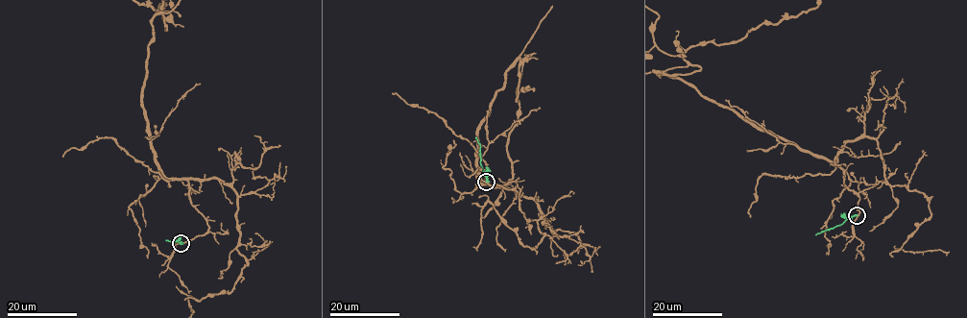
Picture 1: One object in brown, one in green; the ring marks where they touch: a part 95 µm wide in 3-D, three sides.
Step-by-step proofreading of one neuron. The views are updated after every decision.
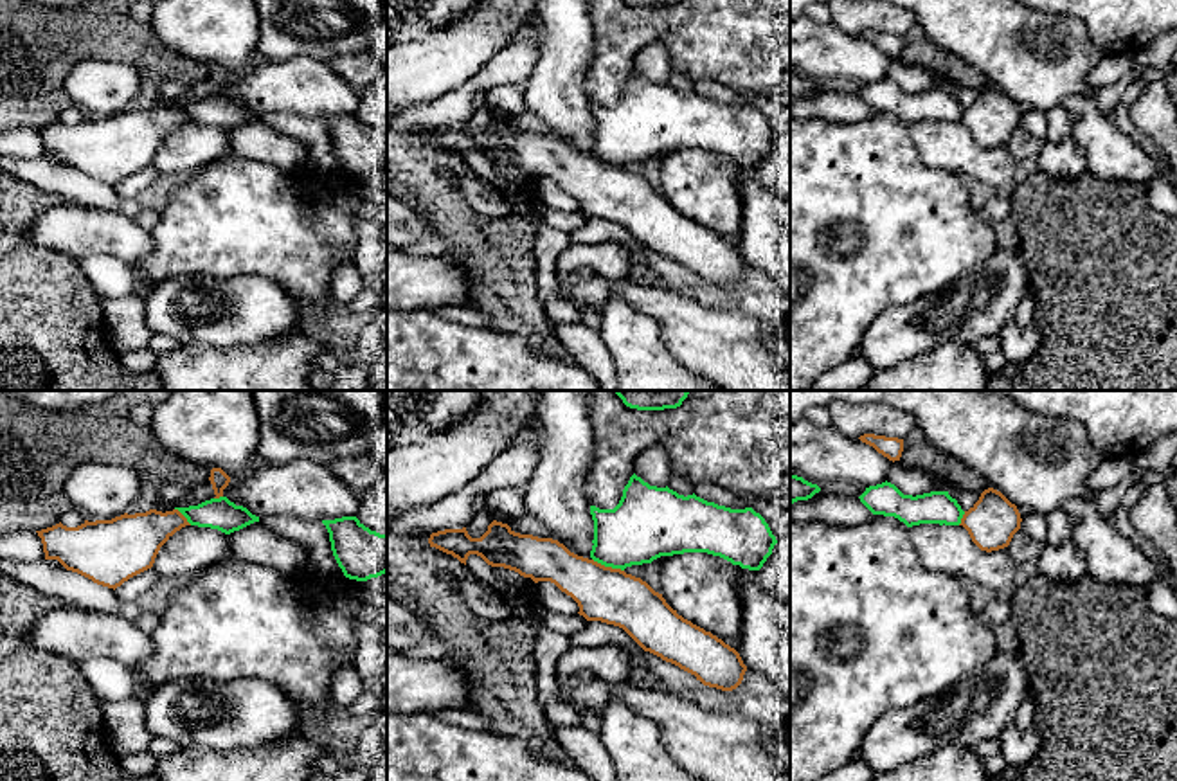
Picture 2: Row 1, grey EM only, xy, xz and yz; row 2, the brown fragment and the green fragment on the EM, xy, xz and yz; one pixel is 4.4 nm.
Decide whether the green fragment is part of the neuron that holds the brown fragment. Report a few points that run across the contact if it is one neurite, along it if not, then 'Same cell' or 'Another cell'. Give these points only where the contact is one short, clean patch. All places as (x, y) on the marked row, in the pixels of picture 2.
Line: xz (592, 558), (623, 571). Another cell

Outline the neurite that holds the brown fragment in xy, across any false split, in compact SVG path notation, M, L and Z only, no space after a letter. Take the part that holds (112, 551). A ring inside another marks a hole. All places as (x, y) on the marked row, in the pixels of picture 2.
M149 509L112 520L85 520L77 527L59 522L36 533L45 560L58 560L67 570L115 590L151 569L160 547L185 525L191 524L178 509Z

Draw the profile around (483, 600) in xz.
M450 579L470 612L488 621L506 621L513 615L506 597L491 585L477 579Z

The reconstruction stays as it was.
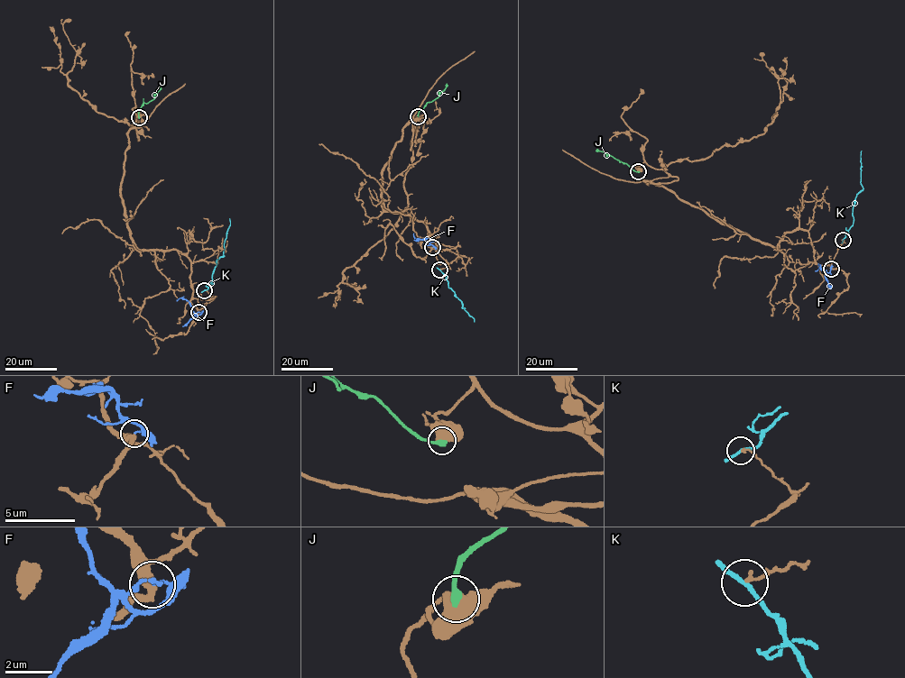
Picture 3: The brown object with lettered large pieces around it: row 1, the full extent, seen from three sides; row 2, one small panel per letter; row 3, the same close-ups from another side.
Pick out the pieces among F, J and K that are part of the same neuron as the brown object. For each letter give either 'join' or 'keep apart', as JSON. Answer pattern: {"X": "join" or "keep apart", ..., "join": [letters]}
{"F": "keep apart", "J": "keep apart", "K": "keep apart", "join": []}

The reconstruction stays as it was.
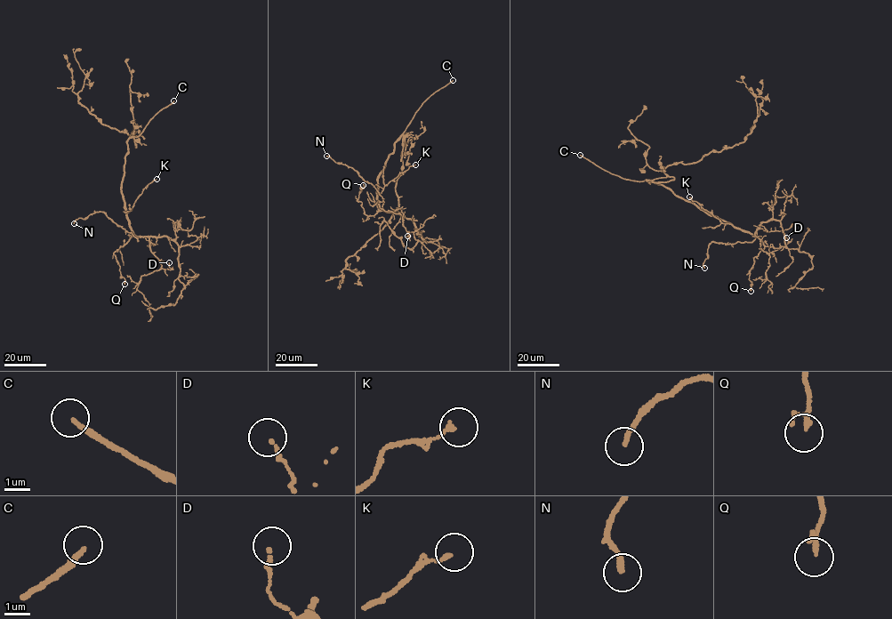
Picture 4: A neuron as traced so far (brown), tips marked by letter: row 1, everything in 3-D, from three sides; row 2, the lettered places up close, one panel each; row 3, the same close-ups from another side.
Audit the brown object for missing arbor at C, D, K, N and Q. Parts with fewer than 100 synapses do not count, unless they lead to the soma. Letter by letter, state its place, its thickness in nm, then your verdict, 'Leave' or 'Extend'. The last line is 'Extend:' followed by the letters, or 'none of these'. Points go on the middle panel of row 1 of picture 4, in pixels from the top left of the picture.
C: Place: (453, 80). Thickness 220 nm. Extend
D: Place: (407, 236). Thickness 140 nm. Leave
K: Place: (415, 164). Thickness 160 nm. Leave
N: Place: (326, 156). Thickness 170 nm. Leave
Q: Place: (363, 185). Thickness 140 nm. Leave
Extend: C

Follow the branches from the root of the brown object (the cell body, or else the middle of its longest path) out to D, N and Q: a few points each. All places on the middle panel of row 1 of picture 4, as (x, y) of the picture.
D: (386, 160), (378, 178), (377, 207), (388, 212), (400, 209), (407, 236)
N: (386, 160), (378, 180), (377, 207), (381, 210), (382, 198), (374, 186), (351, 167), (326, 156)
Q: (386, 160), (378, 178), (379, 211), (373, 215), (366, 216), (362, 203), (357, 200), (363, 185)

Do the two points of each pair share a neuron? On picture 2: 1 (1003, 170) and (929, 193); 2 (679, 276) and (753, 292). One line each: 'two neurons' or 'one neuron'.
1: two neurons
2: one neuron

